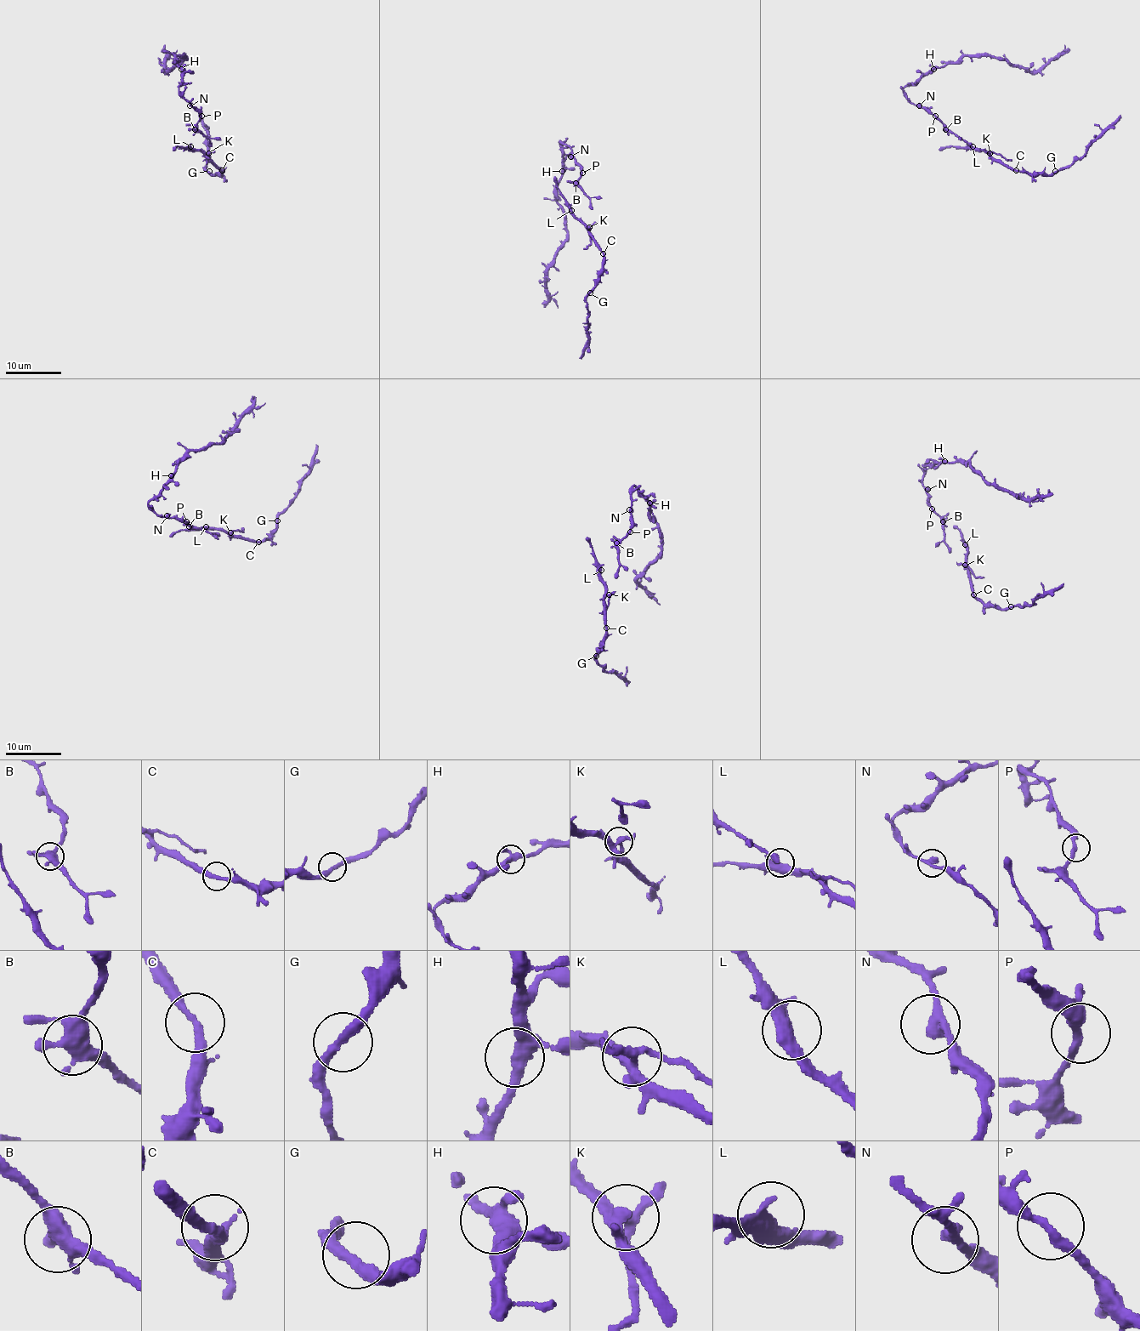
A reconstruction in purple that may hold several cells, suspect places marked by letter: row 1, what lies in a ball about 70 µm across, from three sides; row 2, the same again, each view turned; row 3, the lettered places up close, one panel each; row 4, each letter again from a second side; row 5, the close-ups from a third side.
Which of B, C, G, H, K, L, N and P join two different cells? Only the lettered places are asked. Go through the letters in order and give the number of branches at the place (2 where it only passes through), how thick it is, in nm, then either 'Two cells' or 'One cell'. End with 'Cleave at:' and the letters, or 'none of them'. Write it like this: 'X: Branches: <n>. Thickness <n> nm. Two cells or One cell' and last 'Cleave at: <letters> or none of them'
B: Branches: 4. Thickness 420 nm. One cell
C: Branches: 2. Thickness 260 nm. One cell
G: Branches: 2. Thickness 300 nm. One cell
H: Branches: 4. Thickness 360 nm. One cell
K: Branches: 4. Thickness 320 nm. Two cells
L: Branches: 3. Thickness 400 nm. One cell
N: Branches: 2. Thickness 320 nm. One cell
P: Branches: 2. Thickness 260 nm. One cell
Cleave at: K

